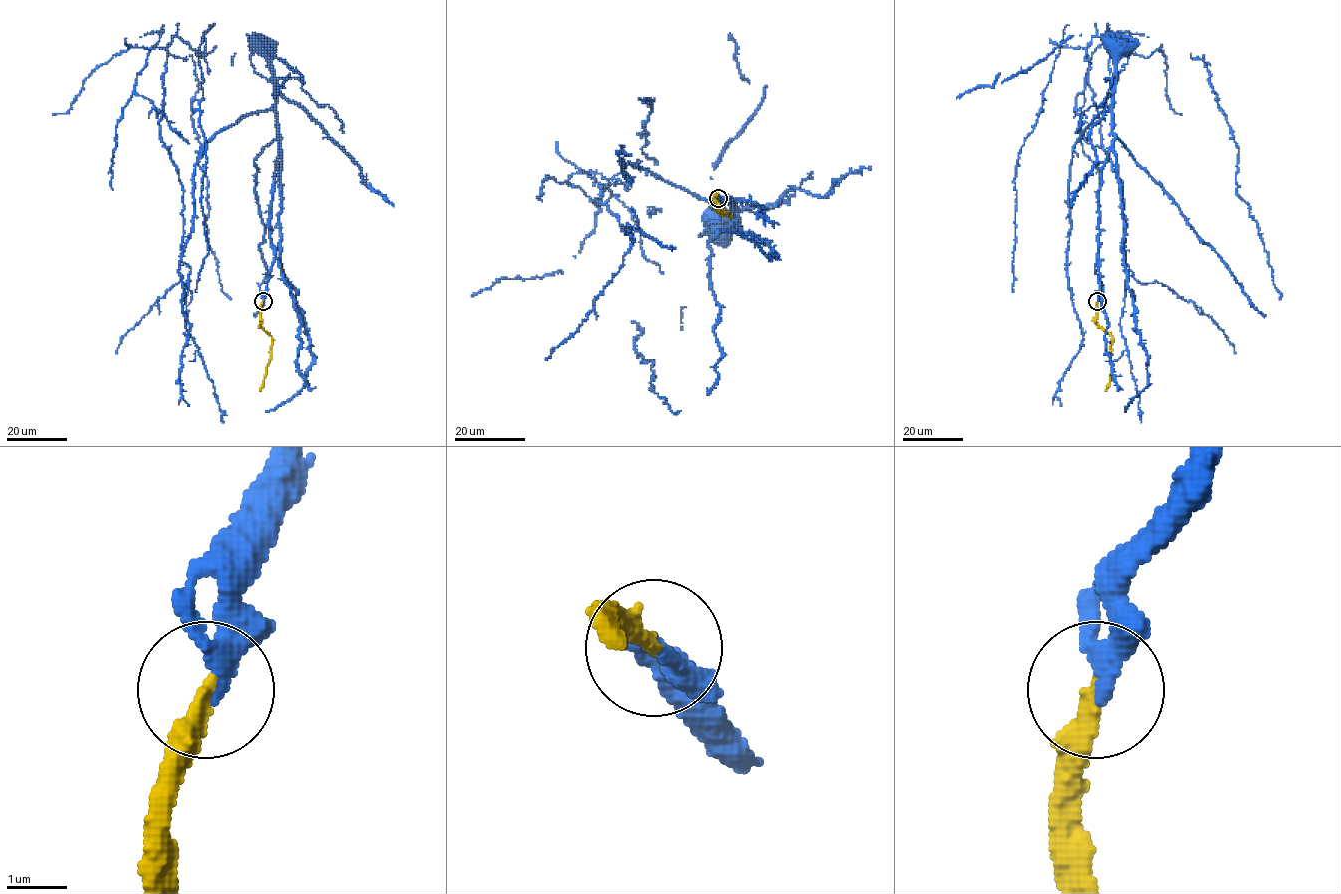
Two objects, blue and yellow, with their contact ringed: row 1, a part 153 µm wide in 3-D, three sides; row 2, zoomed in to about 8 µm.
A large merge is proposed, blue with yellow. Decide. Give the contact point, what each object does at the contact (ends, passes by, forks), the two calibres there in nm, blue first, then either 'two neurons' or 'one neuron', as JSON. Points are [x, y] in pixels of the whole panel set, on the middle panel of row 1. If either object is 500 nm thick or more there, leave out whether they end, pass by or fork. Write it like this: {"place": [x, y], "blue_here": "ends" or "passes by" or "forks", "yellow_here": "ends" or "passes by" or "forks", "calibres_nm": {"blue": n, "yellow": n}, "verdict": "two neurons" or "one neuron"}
{"place": [718, 198], "blue_here": "passes by", "yellow_here": "ends", "calibres_nm": {"blue": 240, "yellow": 320}, "verdict": "one neuron"}

